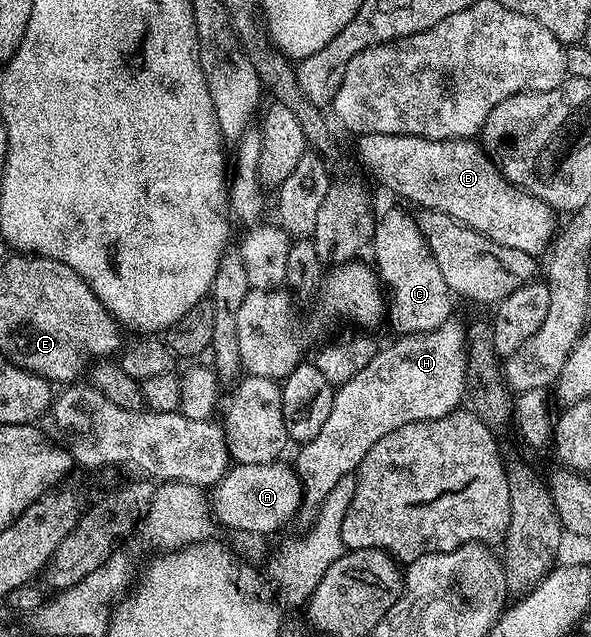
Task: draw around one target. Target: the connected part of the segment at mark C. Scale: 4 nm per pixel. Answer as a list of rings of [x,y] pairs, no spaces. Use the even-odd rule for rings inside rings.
[[[388,211],[378,219],[372,235],[370,252],[376,258],[374,262],[378,278],[386,291],[386,323],[397,332],[397,336],[422,335],[425,331],[438,329],[453,318],[452,290],[446,285],[446,277],[442,277],[442,269],[438,269],[438,261],[434,261],[434,253],[430,253],[430,245],[422,237],[415,218],[404,211]]]

